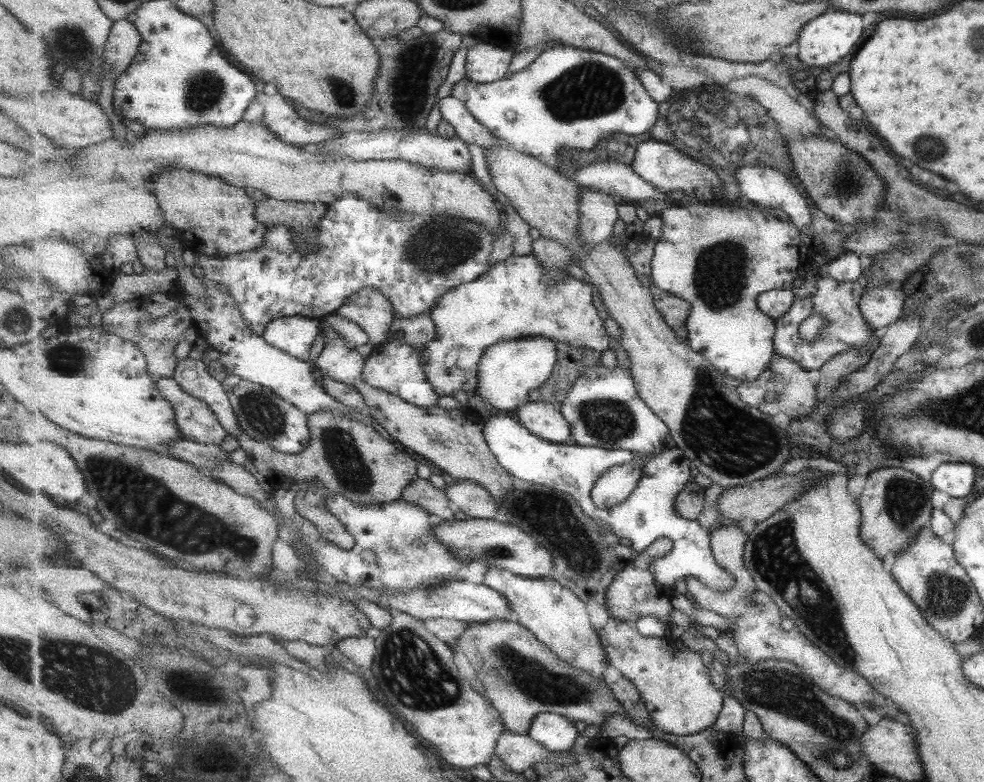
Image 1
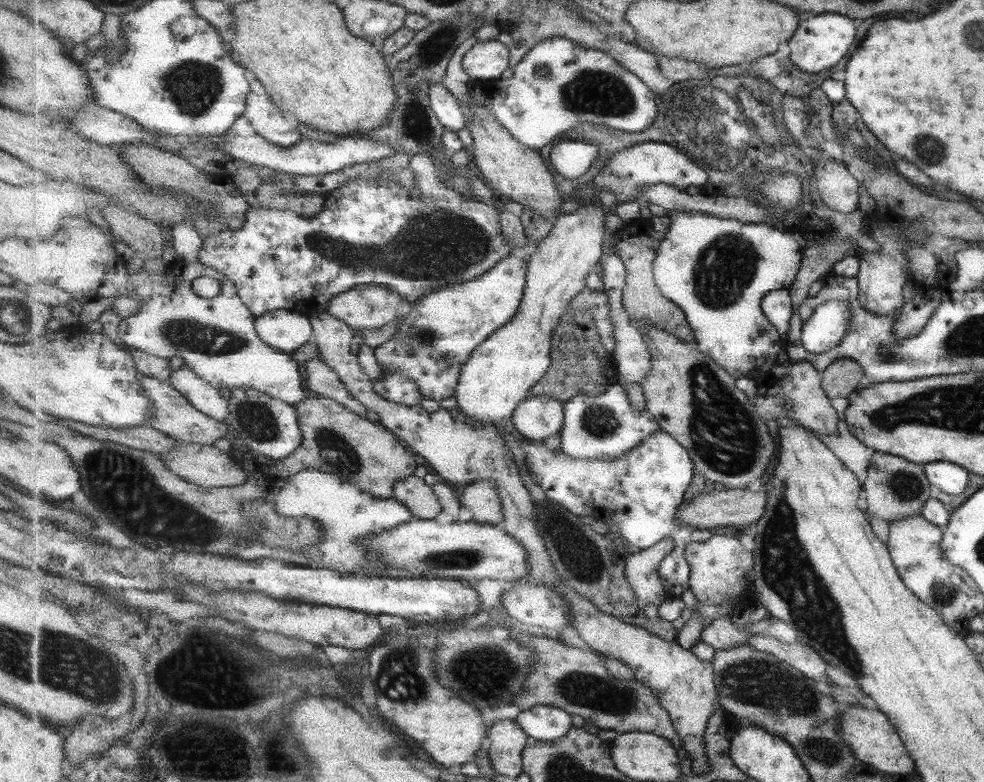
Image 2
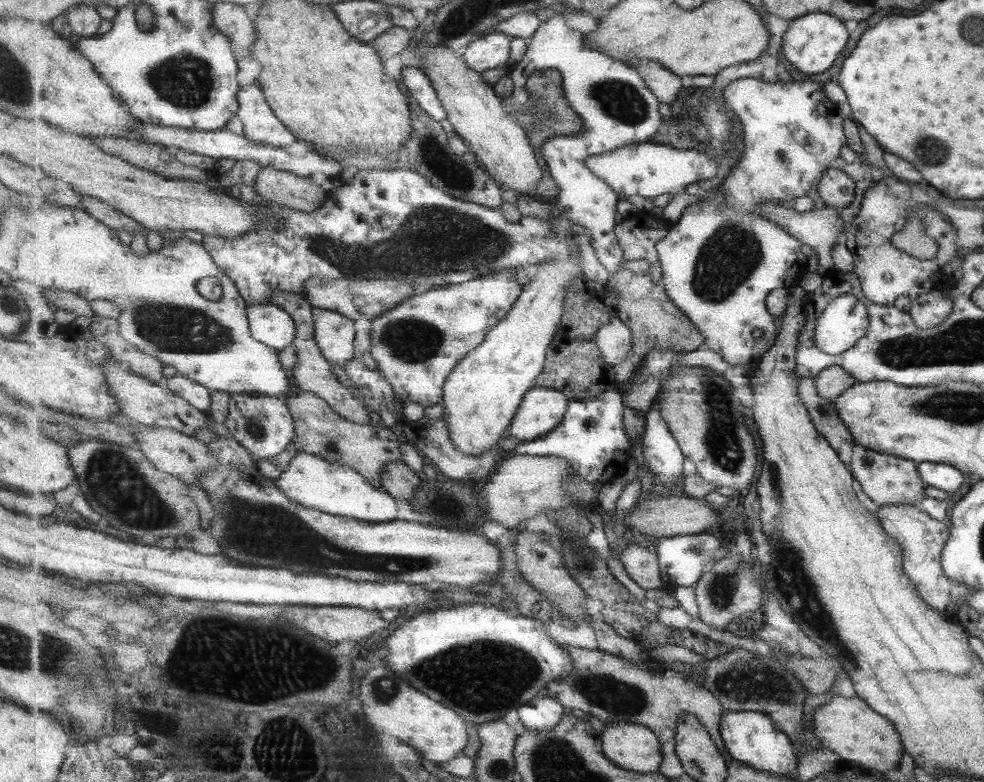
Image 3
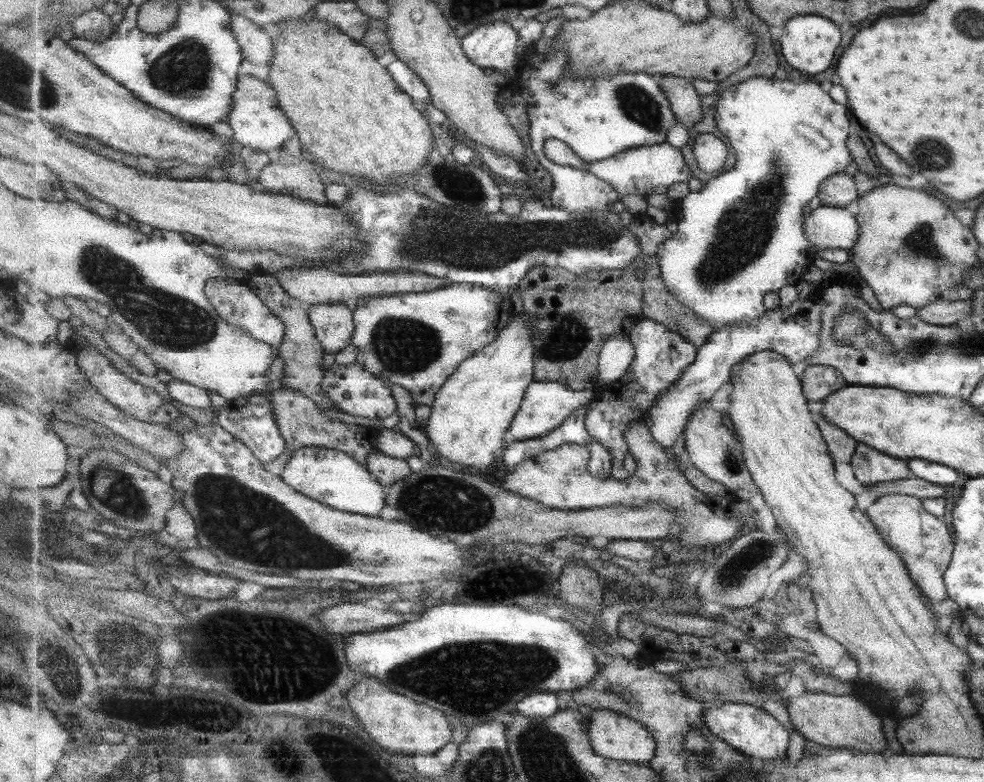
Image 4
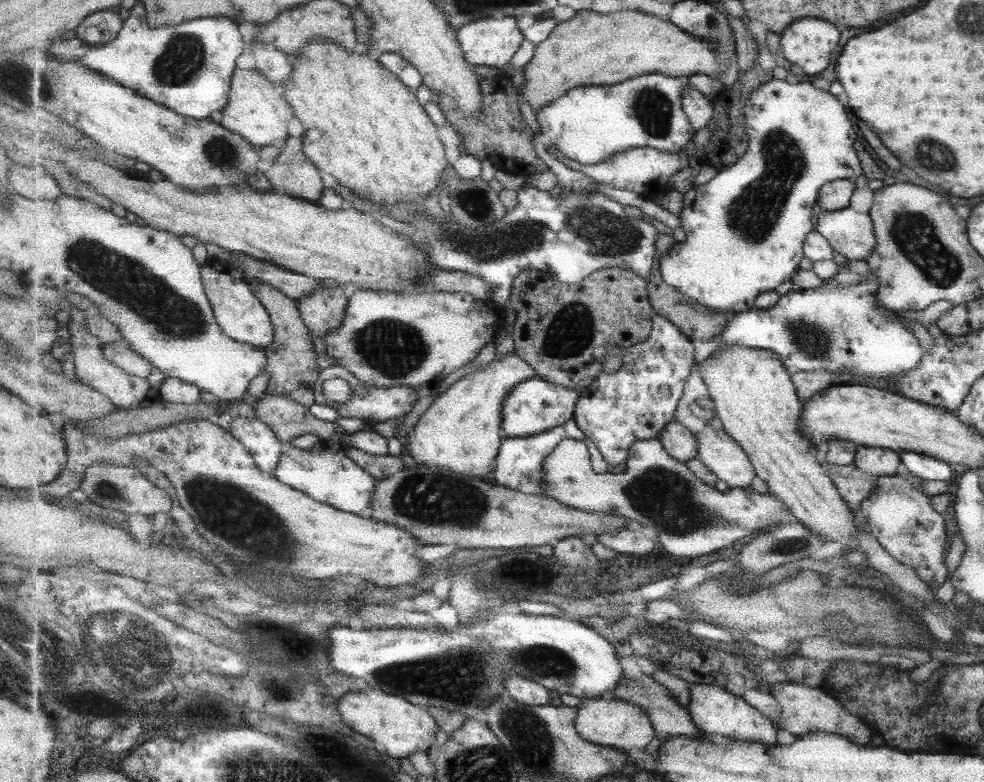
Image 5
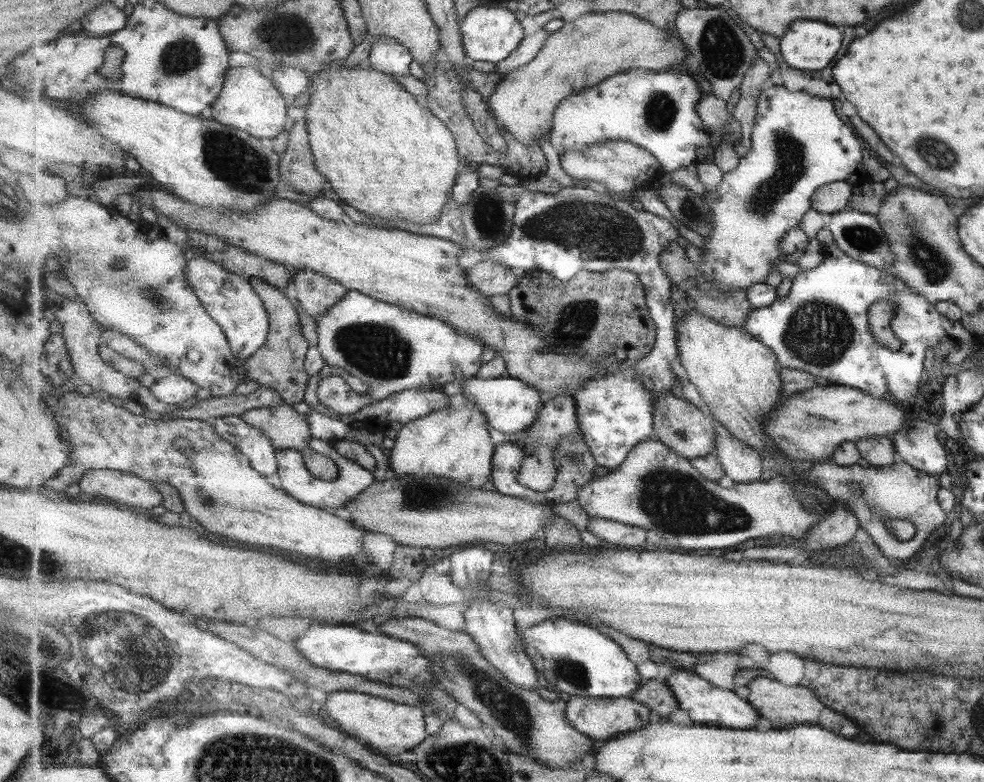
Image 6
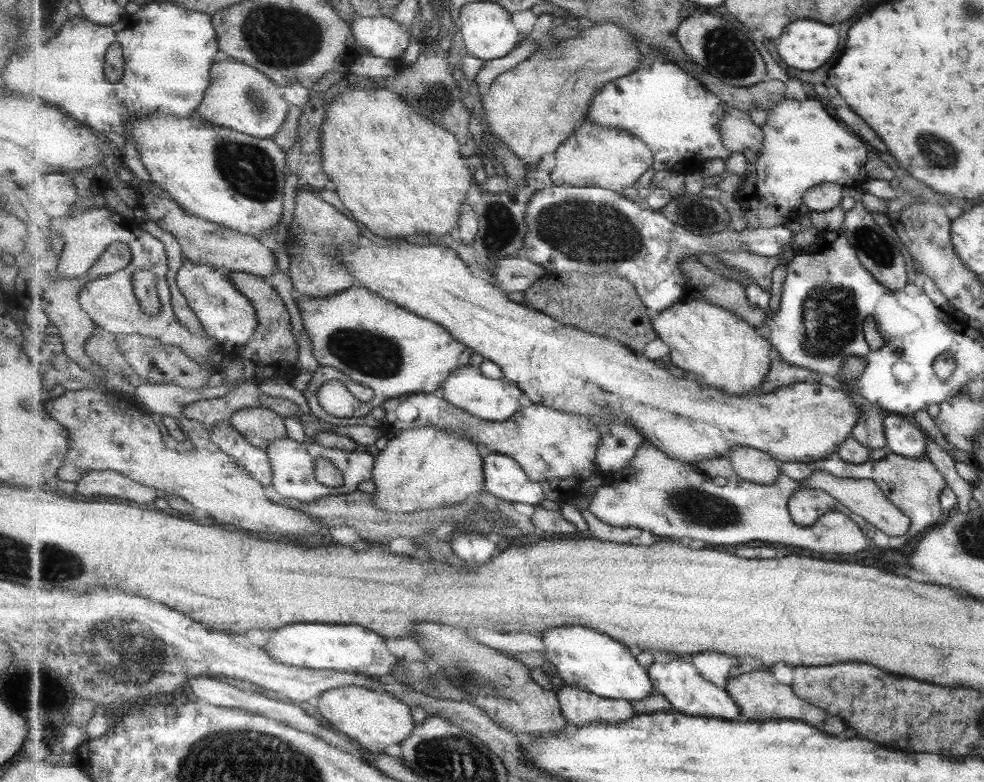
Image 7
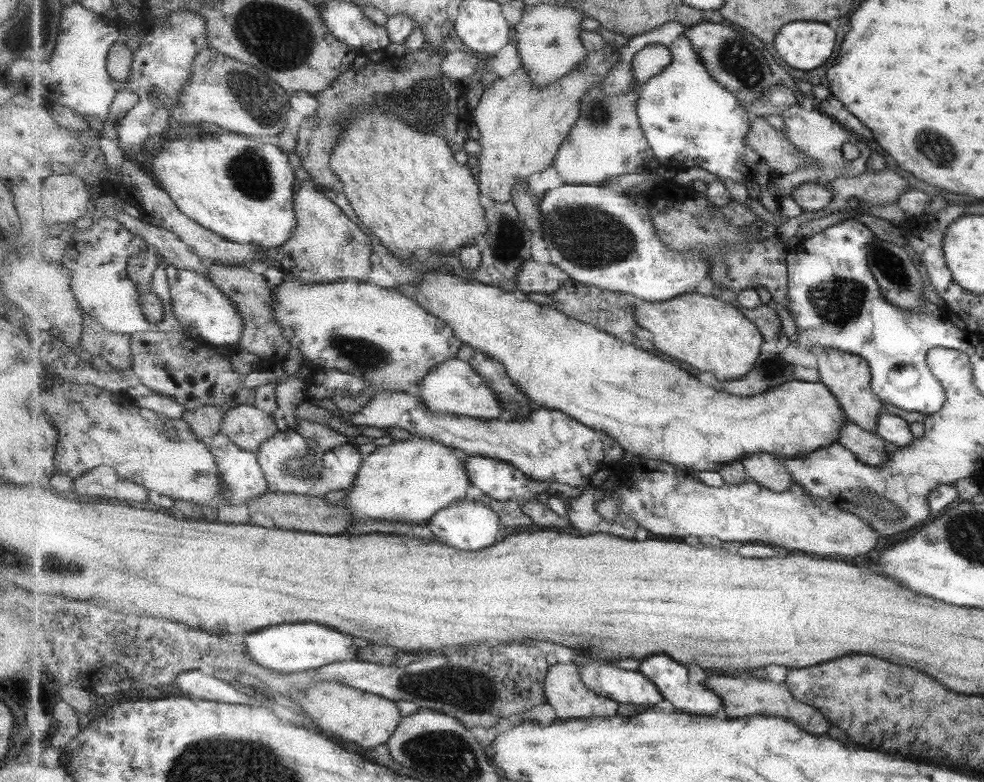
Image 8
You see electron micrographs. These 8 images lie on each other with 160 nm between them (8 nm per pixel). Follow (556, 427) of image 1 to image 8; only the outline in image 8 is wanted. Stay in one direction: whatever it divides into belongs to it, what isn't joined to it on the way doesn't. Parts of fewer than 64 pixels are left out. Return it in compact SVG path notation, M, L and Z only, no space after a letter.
M453 357L451 360L434 366L419 382L414 391L422 399L422 403L431 412L457 414L479 418L481 420L504 419L504 410L501 401L496 397L496 392L488 386L486 380L471 366Z

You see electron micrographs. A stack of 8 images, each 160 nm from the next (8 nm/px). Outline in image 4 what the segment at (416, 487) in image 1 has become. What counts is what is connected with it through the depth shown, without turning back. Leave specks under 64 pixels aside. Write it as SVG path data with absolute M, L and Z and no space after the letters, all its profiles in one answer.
M381 451L367 457L366 467L387 488L395 484L395 481L403 480L403 477L412 473L405 460L387 456Z

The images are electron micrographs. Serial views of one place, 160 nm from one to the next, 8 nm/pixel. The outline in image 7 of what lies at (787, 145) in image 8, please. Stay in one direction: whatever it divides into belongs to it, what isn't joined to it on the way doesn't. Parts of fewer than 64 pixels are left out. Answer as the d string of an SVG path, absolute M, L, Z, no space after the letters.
M728 105L719 128L723 133L724 143L733 152L742 153L745 148L757 152L764 147L764 130L755 124L748 111L737 110Z

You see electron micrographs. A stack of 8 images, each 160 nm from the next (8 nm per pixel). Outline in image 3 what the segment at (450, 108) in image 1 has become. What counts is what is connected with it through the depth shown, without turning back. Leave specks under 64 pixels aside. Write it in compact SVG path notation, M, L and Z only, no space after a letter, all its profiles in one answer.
M405 68L400 71L404 85L409 89L411 96L417 99L419 107L427 111L435 120L447 119L447 109L443 107L432 80L427 77L427 73L422 68Z

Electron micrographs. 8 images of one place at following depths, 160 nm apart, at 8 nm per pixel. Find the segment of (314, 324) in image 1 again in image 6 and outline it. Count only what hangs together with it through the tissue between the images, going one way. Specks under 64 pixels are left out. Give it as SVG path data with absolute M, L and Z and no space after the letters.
M194 257L186 266L186 279L202 300L207 314L222 326L237 358L248 359L265 344L270 319L263 299L255 292L249 278L227 270L222 264L205 257Z

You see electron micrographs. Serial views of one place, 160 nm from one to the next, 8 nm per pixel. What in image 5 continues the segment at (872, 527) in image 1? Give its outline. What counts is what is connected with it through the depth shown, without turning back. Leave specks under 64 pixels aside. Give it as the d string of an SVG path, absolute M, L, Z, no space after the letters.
M858 446L852 462L861 472L880 476L891 476L899 472L901 459L895 451L877 448Z

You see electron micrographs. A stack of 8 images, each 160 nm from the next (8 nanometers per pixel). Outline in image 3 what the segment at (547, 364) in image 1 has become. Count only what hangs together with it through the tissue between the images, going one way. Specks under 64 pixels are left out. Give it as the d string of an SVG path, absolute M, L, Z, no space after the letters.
M576 254L567 260L550 260L537 267L537 276L524 285L523 294L508 317L490 330L481 346L468 353L446 380L442 402L443 417L449 429L450 439L456 449L469 456L472 454L479 456L484 452L490 452L494 446L499 444L503 434L509 434L509 428L526 394L535 387L537 378L547 364L547 349L565 312L565 296L570 293L572 282L579 275L583 275Z

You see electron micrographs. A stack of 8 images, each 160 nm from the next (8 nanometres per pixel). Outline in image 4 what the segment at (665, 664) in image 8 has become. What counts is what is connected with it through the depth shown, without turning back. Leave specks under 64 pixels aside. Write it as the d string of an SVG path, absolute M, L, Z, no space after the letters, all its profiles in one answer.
M724 702L718 707L707 706L704 719L713 734L726 739L745 756L762 758L765 760L779 760L787 758L789 748L789 731L782 722L771 716L765 709L747 703Z

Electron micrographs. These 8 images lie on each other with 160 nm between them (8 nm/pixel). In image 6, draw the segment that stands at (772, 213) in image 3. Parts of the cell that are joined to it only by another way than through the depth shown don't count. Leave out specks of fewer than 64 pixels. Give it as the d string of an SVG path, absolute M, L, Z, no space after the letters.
M846 208L831 215L828 230L833 234L834 243L849 258L862 262L877 270L891 270L894 254L890 251L888 238L881 230L880 224L874 215L860 213L859 211Z

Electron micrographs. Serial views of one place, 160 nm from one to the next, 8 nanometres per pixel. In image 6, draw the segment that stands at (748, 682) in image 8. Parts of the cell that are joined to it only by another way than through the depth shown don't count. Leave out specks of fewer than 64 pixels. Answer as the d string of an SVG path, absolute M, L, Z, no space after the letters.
M755 677L748 684L750 693L748 701L758 710L761 717L765 717L775 729L789 728L798 724L809 724L811 726L822 726L830 731L839 732L843 716L839 716L835 710L825 706L819 697L807 687L787 686L778 680L767 677Z

